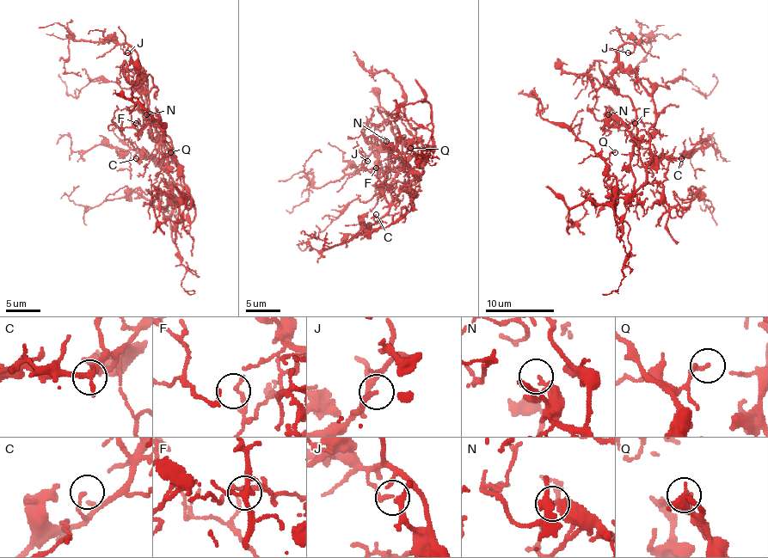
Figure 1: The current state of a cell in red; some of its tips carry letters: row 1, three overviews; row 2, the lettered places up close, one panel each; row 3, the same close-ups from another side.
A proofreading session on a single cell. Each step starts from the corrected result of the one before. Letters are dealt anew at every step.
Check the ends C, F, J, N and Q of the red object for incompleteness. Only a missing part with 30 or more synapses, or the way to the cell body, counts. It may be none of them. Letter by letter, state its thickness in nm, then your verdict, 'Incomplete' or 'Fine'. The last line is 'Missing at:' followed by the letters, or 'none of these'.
C: Thickness 160 nm. Fine
F: Thickness 110 nm. Fine
J: Thickness 160 nm. Fine
N: Thickness 260 nm. Fine
Q: Thickness 110 nm. Fine
Missing at: none of these

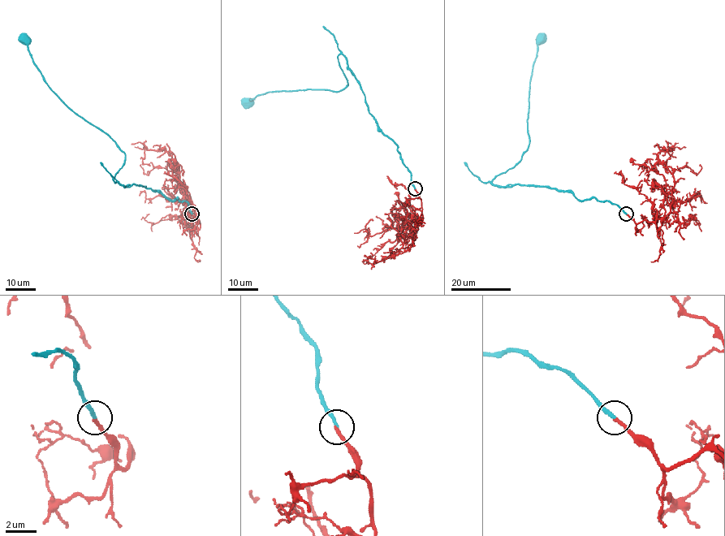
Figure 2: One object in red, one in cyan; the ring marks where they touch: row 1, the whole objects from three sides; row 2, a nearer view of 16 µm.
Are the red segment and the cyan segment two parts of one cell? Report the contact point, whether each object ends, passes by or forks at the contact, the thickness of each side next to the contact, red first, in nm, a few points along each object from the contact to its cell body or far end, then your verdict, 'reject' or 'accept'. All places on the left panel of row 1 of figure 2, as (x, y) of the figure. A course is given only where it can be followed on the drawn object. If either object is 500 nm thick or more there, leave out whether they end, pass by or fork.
place (192, 213); red ends; cyan ends; calibres 200 and 220 nm; course red (192, 213), (180, 191), (175, 155), (146, 149), (143, 164), (150, 166); course cyan (192, 213), (186, 201), (118, 183), (114, 175), (125, 154), (51, 89), (21, 33); accept

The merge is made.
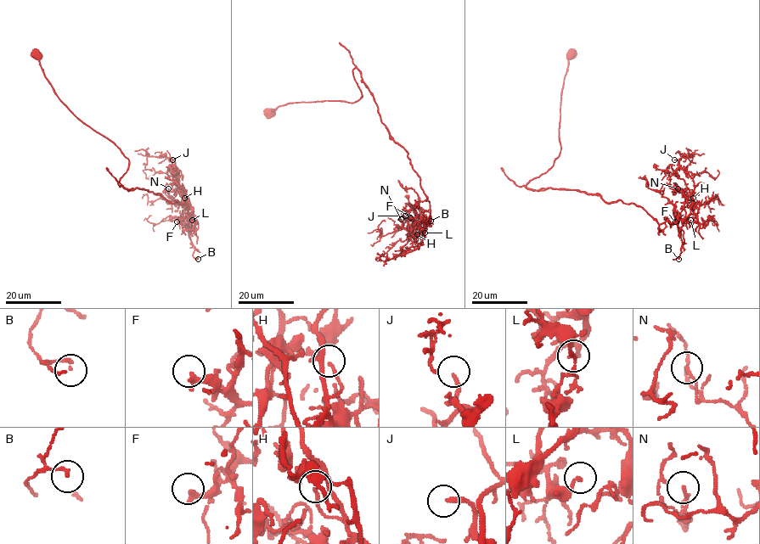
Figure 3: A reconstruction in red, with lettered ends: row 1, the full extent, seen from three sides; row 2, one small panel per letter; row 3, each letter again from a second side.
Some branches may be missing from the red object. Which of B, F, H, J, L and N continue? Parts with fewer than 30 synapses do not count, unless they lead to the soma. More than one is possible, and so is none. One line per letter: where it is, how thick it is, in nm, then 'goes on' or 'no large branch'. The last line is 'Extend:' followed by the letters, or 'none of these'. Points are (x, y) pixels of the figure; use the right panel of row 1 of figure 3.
B: at (678, 259); 130 nm thick; no large branch
F: at (675, 221); 300 nm thick; goes on
H: at (693, 198); 110 nm thick; no large branch
J: at (674, 159); 190 nm thick; goes on
L: at (690, 220); 190 nm thick; no large branch
N: at (678, 188); 120 nm thick; no large branch
Extend: F, J

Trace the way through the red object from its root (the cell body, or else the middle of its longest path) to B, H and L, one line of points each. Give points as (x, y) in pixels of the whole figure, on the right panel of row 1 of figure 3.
B: (581, 192), (598, 194), (607, 203), (622, 200), (634, 204), (660, 224), (674, 222), (684, 232), (678, 259)
H: (581, 192), (598, 194), (607, 203), (622, 200), (634, 204), (660, 224), (684, 219), (689, 213), (693, 198)
L: (581, 192), (598, 194), (607, 203), (634, 204), (660, 224), (689, 215), (686, 220), (690, 220)

